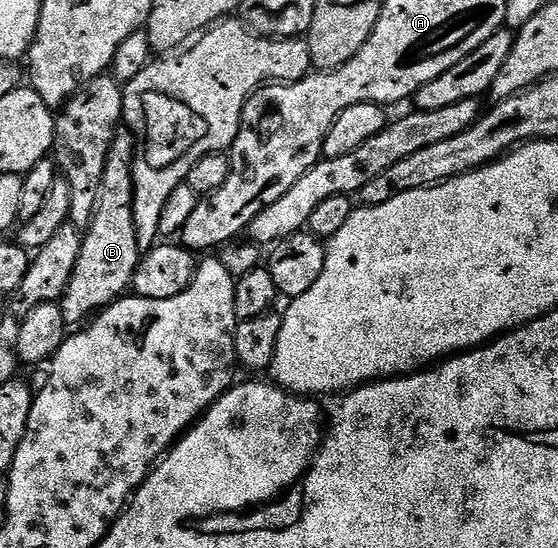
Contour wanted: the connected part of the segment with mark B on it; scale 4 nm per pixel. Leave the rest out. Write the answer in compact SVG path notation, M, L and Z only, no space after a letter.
M128 130L118 131L109 147L107 166L103 166L97 209L91 218L91 226L83 232L83 250L79 250L75 274L71 274L71 282L67 282L67 290L59 301L66 325L84 325L90 318L96 317L101 309L114 304L132 289L133 275L143 255L135 234L133 217L134 151L133 133Z

